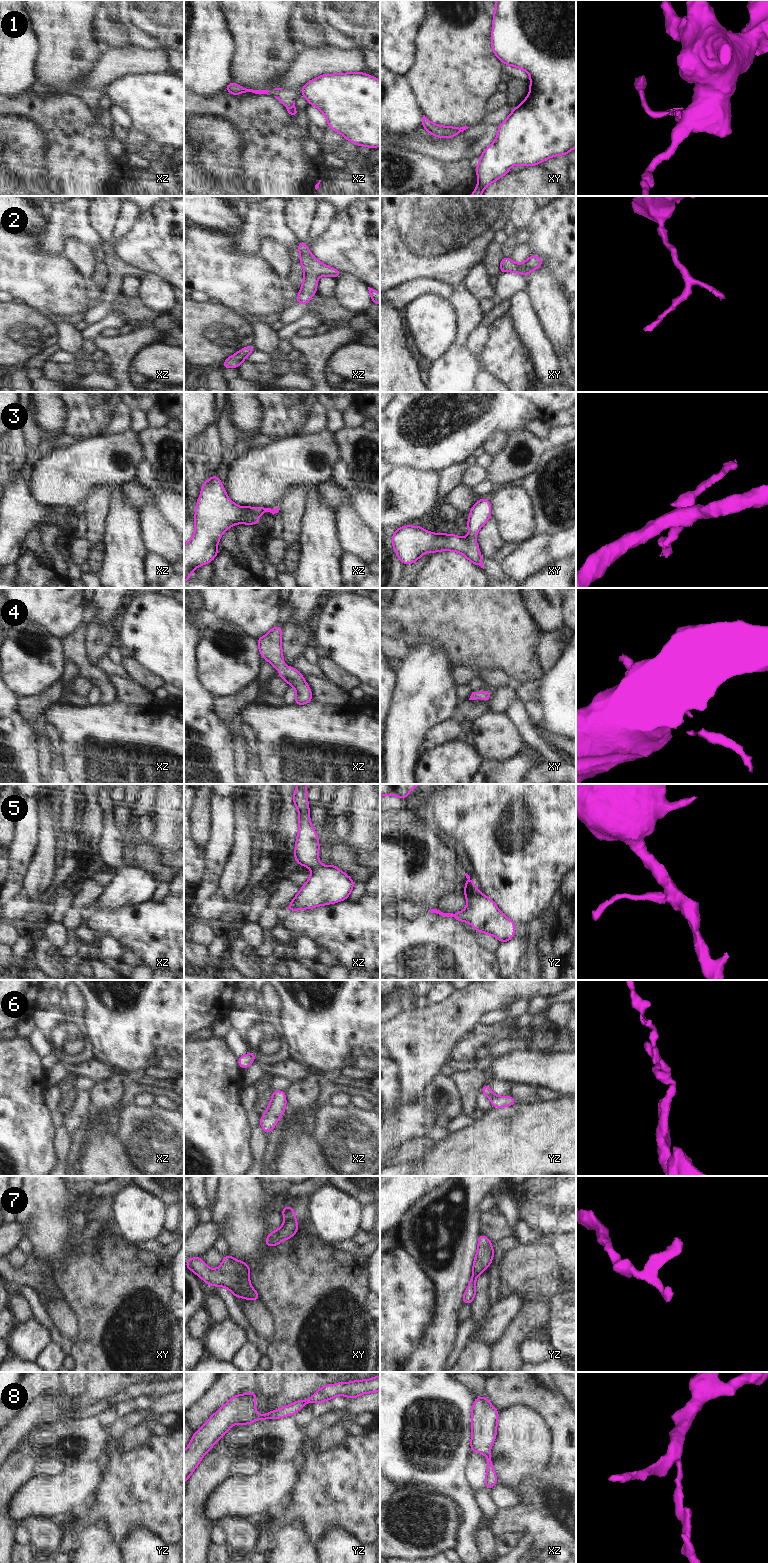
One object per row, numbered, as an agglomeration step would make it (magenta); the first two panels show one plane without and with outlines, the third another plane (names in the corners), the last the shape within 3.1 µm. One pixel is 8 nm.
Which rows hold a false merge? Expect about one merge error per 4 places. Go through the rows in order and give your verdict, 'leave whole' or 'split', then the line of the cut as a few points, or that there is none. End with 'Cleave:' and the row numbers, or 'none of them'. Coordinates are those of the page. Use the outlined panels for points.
1: split; cut in xz along (302, 91), (300, 94)
2: leave whole; no cut
3: leave whole; no cut
4: leave whole; no cut
5: leave whole; no cut
6: leave whole; no cut
7: leave whole; no cut
8: leave whole; no cut
Cleave: 1

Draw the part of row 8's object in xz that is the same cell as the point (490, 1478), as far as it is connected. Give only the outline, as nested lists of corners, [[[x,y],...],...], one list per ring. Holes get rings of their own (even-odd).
[[[476,1397],[471,1410],[471,1452],[480,1452],[486,1456],[487,1472],[485,1488],[489,1490],[497,1485],[497,1477],[491,1458],[491,1446],[497,1435],[499,1412],[485,1397]]]

